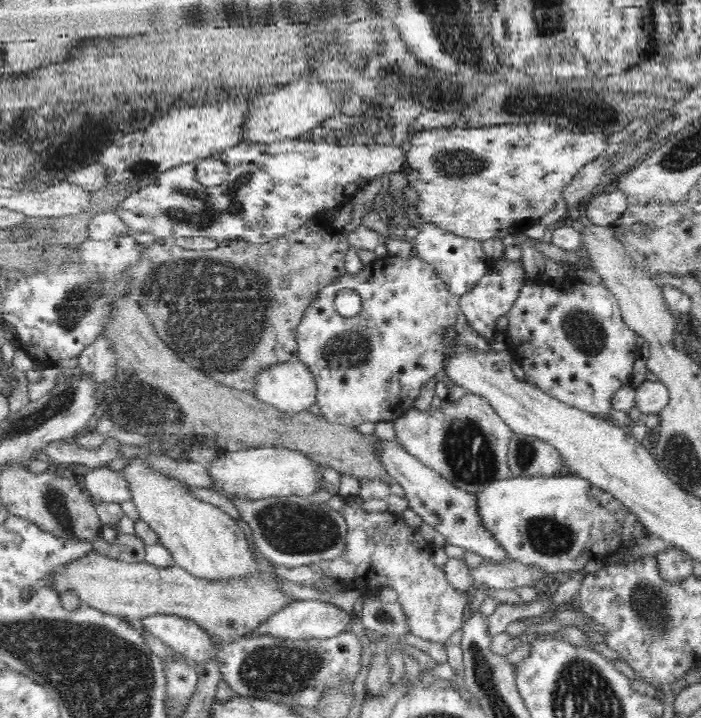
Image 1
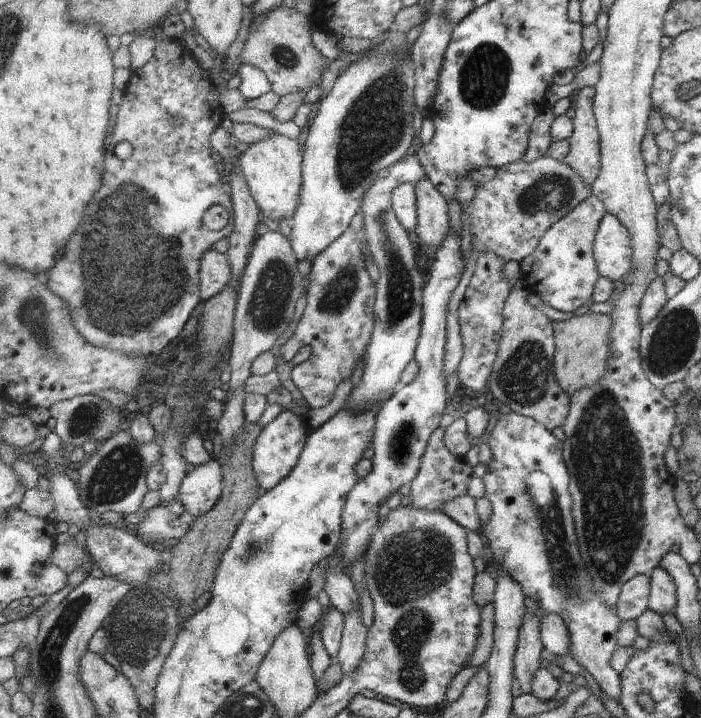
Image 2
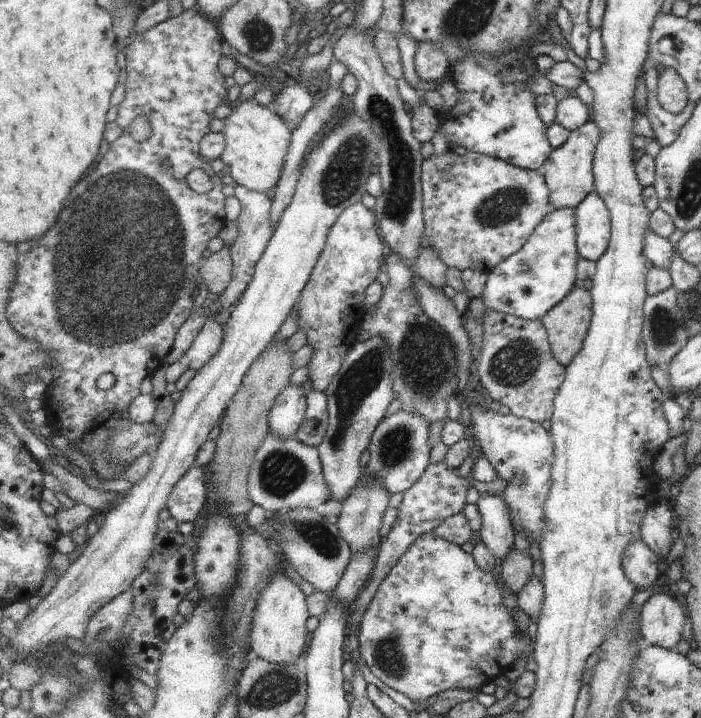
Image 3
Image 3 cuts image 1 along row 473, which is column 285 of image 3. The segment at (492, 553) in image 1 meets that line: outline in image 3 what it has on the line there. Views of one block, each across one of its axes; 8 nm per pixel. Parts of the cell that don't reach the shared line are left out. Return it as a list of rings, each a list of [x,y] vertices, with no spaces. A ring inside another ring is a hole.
[[[291,384],[283,390],[270,412],[270,431],[283,438],[297,436],[307,412],[306,394],[303,388]]]

